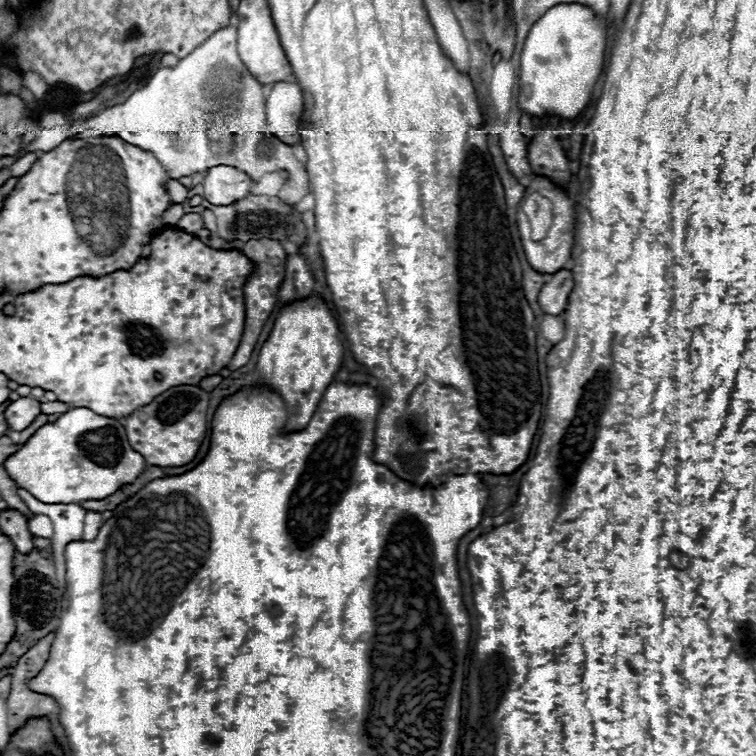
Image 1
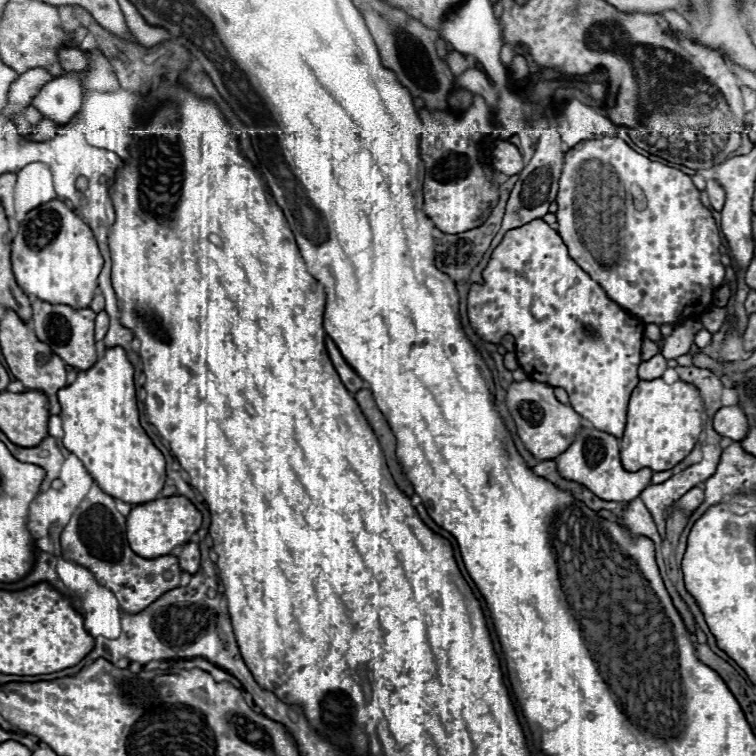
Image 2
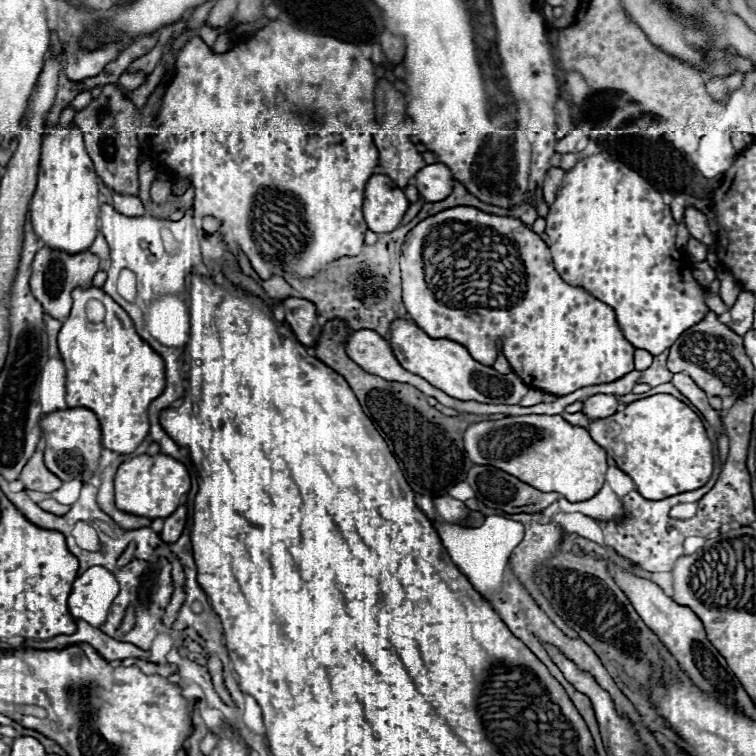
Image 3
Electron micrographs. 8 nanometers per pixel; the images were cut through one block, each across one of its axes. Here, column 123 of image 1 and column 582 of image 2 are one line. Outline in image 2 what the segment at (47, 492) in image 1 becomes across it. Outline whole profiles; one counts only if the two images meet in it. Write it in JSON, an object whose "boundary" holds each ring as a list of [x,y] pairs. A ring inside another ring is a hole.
{"boundary":[[[582,426],[576,434],[570,446],[556,458],[558,472],[566,480],[580,482],[584,488],[594,492],[598,498],[606,502],[630,502],[640,496],[640,492],[650,484],[652,470],[642,468],[638,472],[628,472],[620,464],[620,448],[618,448],[618,438],[614,438],[608,432],[596,430],[592,426]]]}

